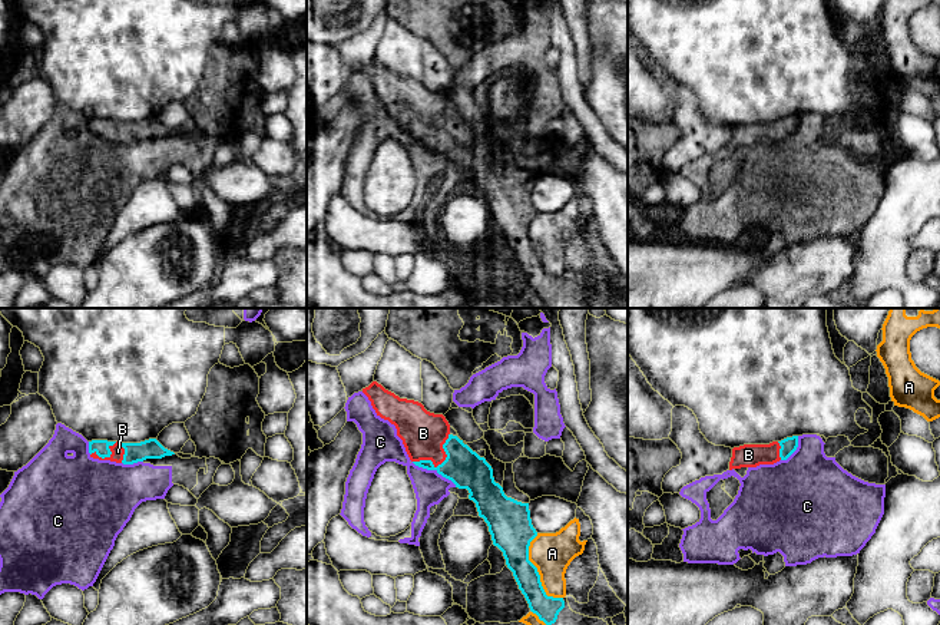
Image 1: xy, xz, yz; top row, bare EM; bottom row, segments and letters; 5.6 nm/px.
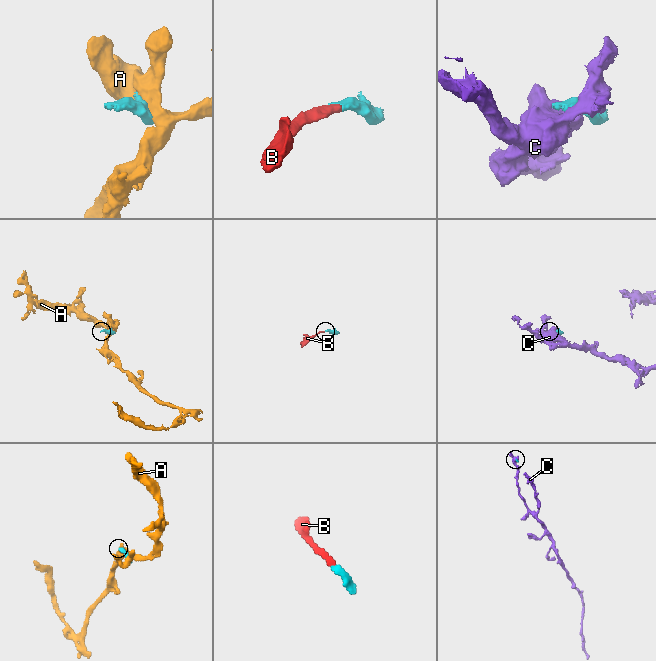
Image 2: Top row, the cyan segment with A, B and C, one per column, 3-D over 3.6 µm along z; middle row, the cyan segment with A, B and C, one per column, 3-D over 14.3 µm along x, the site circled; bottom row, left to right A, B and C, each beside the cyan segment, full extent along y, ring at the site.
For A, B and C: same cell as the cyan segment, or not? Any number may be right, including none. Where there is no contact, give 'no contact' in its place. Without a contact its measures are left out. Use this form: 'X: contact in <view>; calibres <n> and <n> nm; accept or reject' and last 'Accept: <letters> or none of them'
A: contact in xz; calibres 200 and 220 nm; reject
B: contact in xz; calibres 220 and 260 nm; accept
C: contact in xz; calibres 220 and 190 nm; reject
Accept: B

